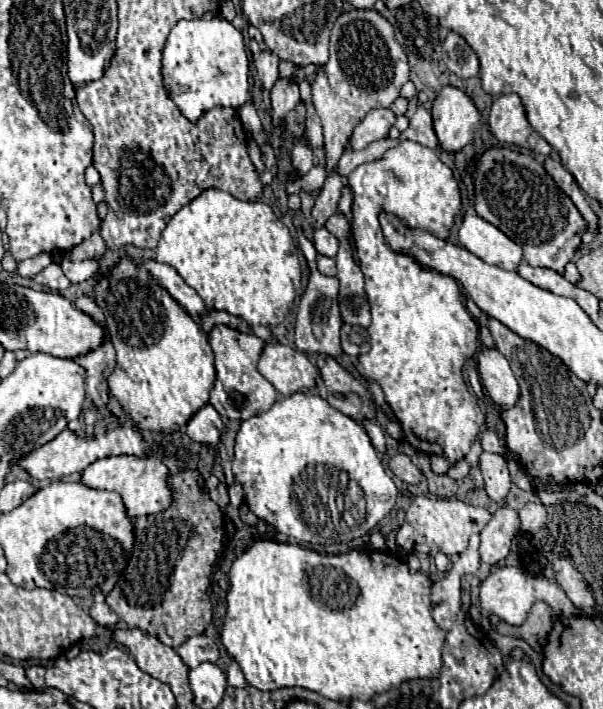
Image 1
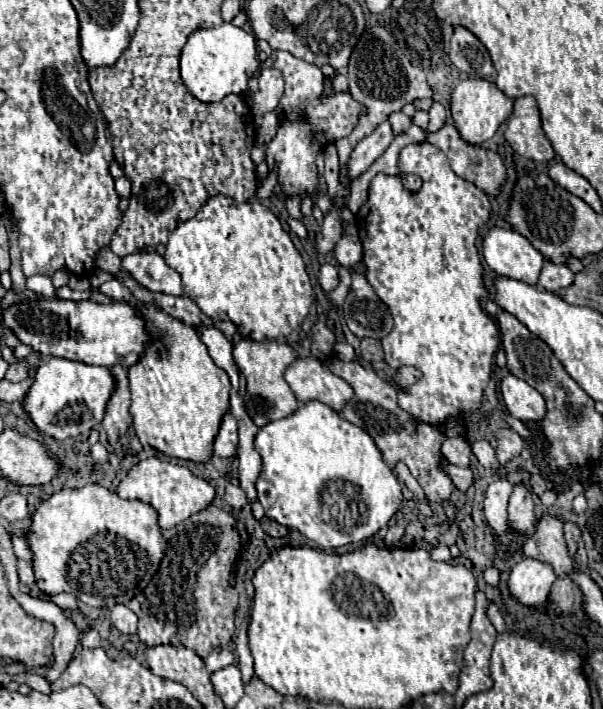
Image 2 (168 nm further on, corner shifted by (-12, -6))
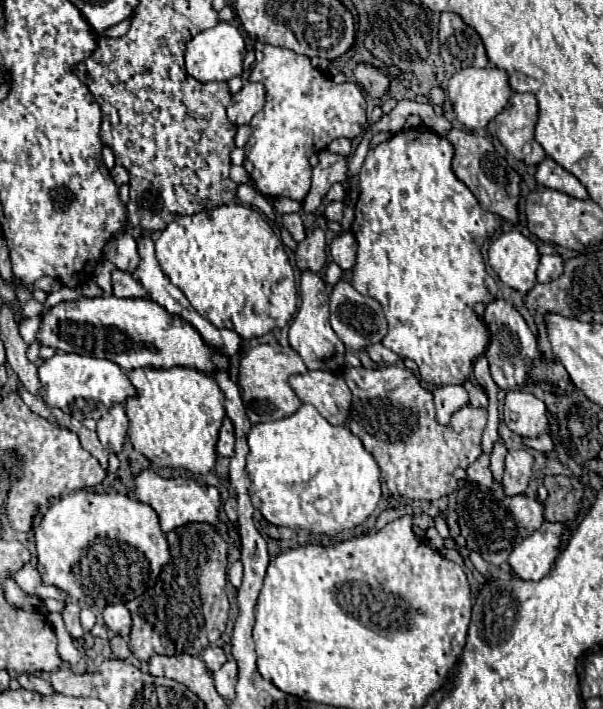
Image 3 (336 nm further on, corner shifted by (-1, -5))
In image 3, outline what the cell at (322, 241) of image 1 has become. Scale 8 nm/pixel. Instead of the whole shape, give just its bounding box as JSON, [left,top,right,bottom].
[331,233,357,269]

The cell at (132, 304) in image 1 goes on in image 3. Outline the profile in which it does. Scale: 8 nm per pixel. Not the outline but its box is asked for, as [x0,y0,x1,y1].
[125,367,225,475]

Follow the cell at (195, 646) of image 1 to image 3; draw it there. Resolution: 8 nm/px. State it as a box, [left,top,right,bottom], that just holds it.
[203,647,227,673]

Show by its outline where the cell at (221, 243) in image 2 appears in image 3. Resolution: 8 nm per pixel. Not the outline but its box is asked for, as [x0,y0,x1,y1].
[155,203,297,339]

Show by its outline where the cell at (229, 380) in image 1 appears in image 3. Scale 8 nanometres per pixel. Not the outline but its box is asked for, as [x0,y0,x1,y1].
[239,345,307,423]

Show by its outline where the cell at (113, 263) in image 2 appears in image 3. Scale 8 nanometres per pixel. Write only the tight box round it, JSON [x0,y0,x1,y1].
[111,271,149,297]

